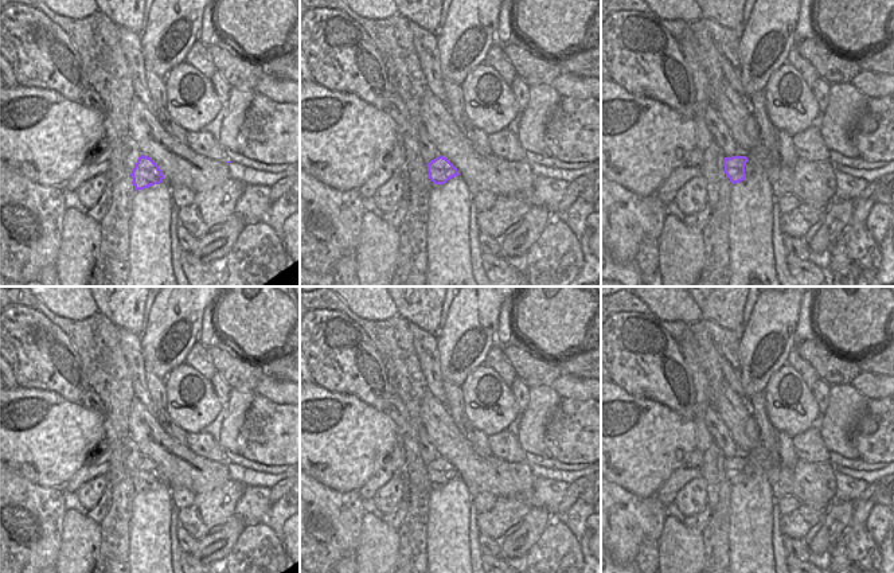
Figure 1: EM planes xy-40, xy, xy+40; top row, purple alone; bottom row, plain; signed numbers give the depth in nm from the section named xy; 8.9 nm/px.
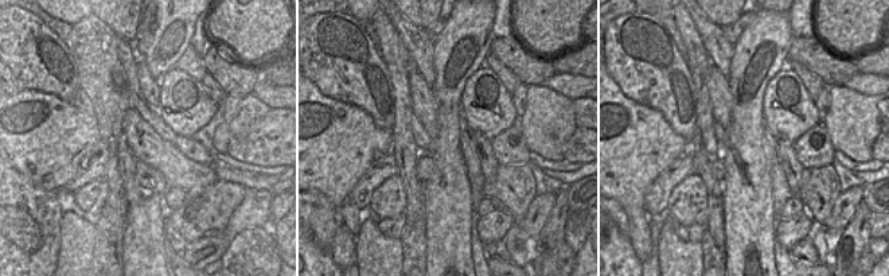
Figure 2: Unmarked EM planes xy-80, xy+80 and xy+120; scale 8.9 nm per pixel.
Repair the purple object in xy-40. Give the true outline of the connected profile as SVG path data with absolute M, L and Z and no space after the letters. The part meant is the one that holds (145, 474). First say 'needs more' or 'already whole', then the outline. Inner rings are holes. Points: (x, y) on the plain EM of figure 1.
already whole | M140 457L132 475L134 492L160 486L164 476L159 467L148 457Z

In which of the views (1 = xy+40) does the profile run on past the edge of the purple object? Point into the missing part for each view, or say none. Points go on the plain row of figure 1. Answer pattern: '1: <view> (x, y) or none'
1: none

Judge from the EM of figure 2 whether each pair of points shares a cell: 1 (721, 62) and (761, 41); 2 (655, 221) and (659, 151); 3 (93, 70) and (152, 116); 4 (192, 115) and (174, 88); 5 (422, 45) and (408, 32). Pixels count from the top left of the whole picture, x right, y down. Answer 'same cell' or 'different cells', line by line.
1: different cells
2: different cells
3: different cells
4: same cell
5: same cell

